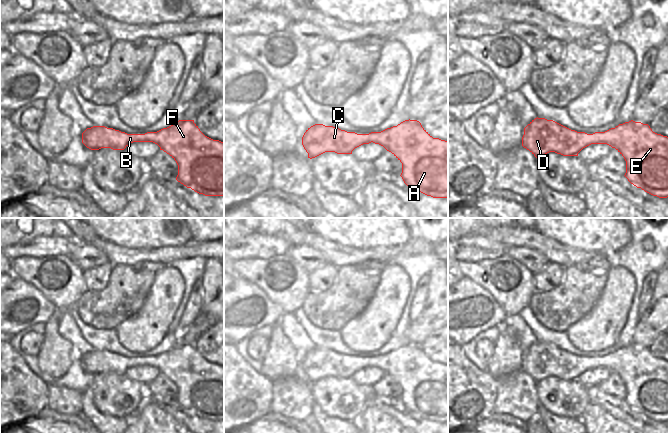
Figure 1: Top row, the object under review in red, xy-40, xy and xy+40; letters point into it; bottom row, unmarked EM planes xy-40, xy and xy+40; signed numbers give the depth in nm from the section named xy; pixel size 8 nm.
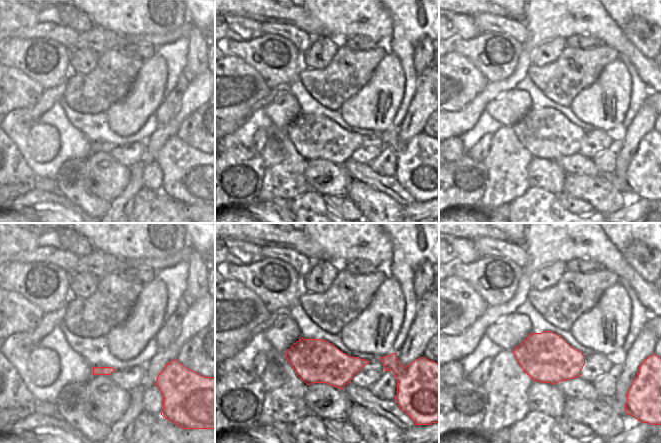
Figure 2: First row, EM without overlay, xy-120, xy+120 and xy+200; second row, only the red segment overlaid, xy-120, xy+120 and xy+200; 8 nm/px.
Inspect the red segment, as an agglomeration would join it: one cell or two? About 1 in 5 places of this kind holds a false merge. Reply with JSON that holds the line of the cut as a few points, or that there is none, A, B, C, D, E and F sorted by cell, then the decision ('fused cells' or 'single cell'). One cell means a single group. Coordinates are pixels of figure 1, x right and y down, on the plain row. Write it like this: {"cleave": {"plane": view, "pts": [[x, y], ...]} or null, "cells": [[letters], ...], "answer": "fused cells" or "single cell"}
{"cleave": null, "cells": [["A", "B", "C", "D", "E", "F"]], "answer": "single cell"}

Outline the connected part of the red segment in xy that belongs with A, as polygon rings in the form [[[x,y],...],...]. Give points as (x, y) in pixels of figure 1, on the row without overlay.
[[[417,344],[369,358],[315,348],[302,361],[310,383],[325,376],[352,378],[355,372],[371,366],[383,370],[402,387],[400,400],[409,412],[448,423],[448,366],[433,362]]]

